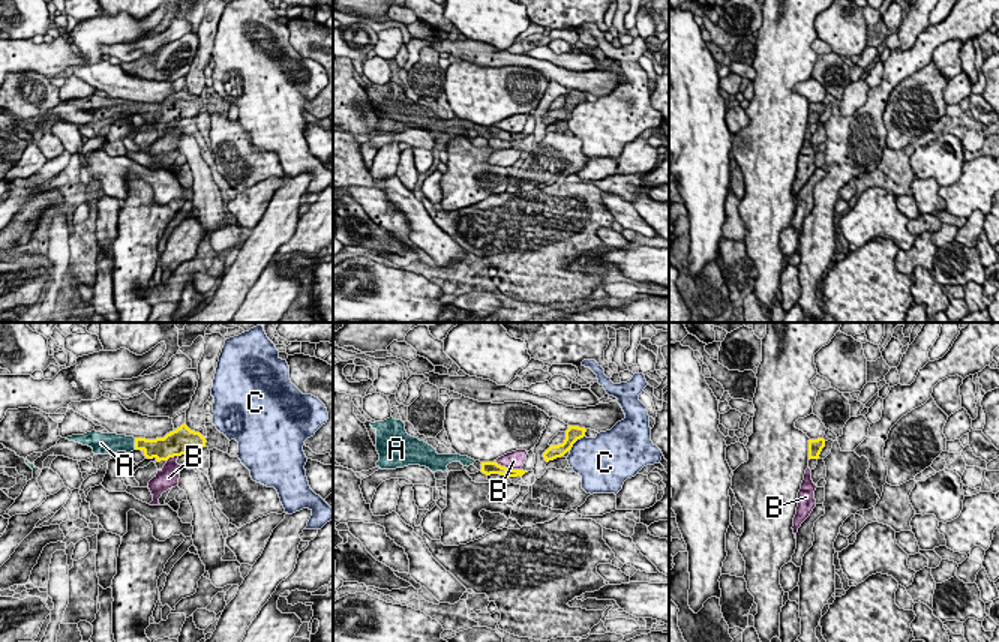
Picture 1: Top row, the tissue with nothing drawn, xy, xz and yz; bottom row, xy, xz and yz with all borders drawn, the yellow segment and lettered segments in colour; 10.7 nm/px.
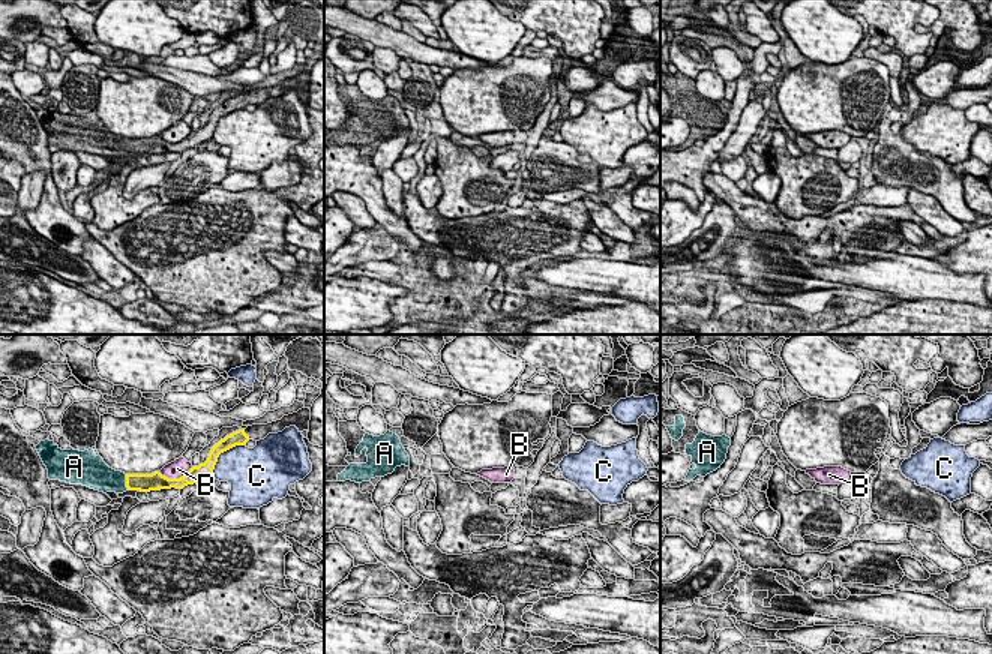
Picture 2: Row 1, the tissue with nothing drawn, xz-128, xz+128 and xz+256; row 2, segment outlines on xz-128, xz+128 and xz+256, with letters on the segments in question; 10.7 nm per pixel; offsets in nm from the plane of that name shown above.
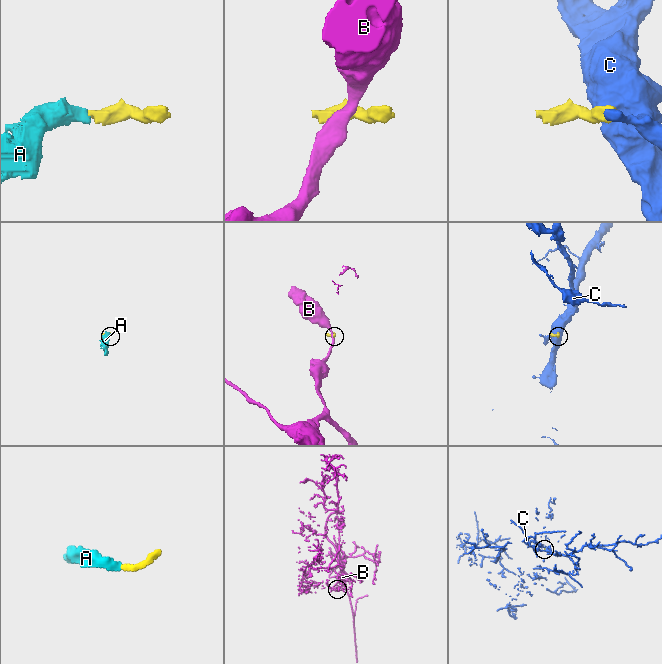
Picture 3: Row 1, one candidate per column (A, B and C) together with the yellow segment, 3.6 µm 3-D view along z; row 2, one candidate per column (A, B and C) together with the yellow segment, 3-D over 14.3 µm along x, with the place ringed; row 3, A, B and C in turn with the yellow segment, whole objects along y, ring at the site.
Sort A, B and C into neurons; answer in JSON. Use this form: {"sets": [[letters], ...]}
{"sets": [["A"], ["B"], ["C"]]}

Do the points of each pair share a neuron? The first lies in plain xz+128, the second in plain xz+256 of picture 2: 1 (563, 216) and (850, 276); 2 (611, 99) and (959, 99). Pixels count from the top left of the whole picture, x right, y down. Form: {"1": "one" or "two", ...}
{"1": "two", "2": "one"}

